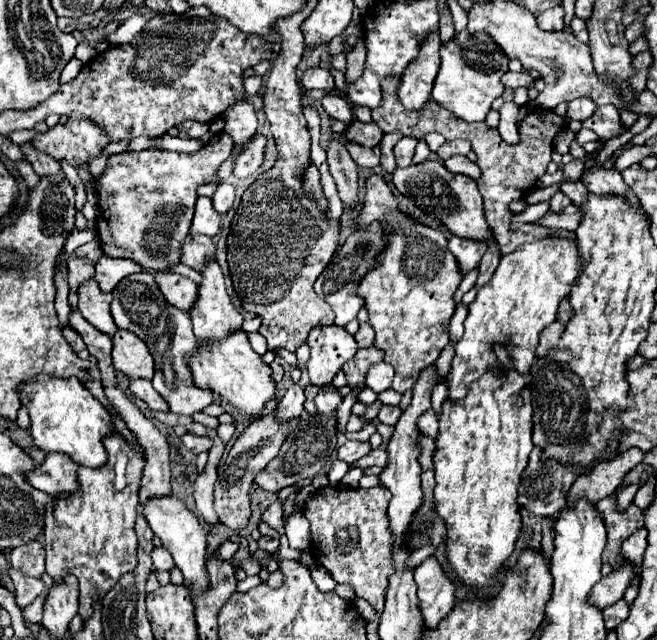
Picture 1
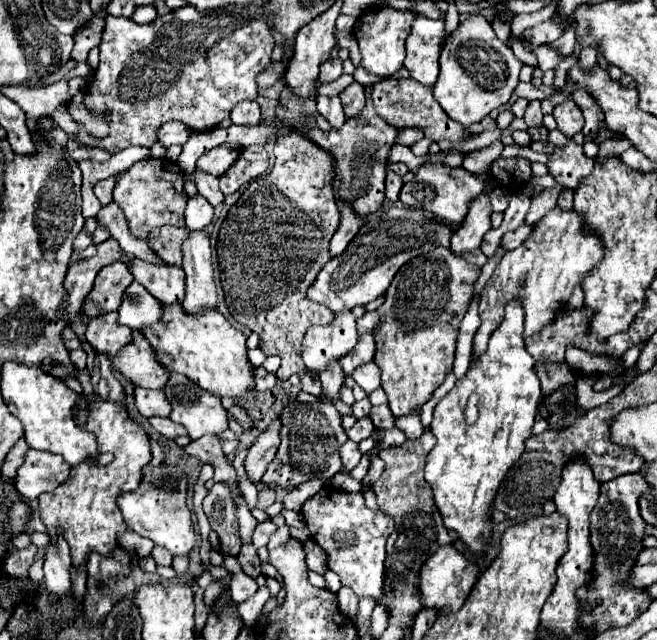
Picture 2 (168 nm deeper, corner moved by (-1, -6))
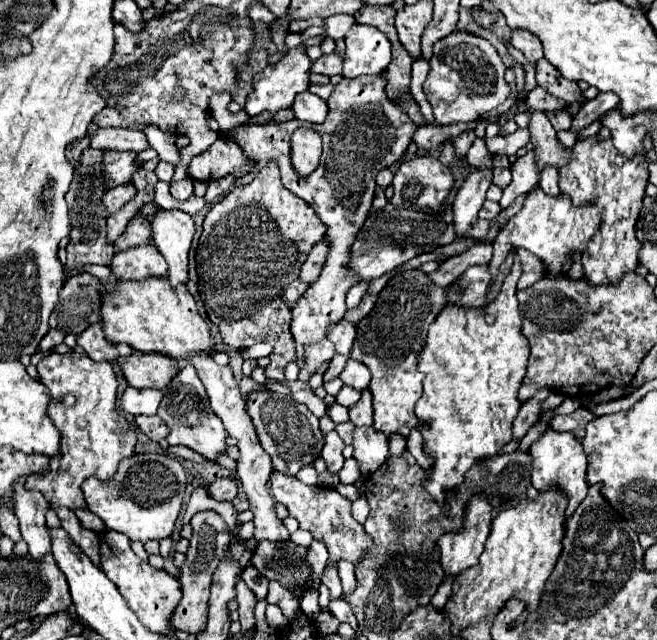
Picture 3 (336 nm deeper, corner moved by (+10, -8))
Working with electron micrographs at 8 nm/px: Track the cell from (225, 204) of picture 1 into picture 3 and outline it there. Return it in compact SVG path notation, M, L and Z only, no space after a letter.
M147 124L143 128L143 134L145 134L149 146L159 154L161 160L167 160L171 164L177 164L179 154L177 154L177 148L175 148L175 138L171 134L161 132L155 124Z

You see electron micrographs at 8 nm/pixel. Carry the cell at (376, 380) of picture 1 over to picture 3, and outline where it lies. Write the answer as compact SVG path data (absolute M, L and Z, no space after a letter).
M349 360L349 362L345 364L345 368L343 368L343 372L339 374L339 378L341 378L347 386L351 386L351 388L355 388L355 390L365 390L365 388L369 386L369 382L371 382L369 369L365 364L361 364L361 362L357 362L357 360Z

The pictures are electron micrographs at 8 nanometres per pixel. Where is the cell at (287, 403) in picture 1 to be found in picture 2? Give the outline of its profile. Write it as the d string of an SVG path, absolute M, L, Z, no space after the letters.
M280 418L272 420L270 426L258 436L258 440L252 444L246 460L244 460L244 466L246 466L246 474L248 478L258 484L266 466L274 460L274 454L278 450L278 444L280 444L280 428L282 428L282 422Z

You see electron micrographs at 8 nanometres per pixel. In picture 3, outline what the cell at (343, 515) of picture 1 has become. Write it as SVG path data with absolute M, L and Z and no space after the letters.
M277 470L271 472L269 486L273 498L287 506L289 514L299 522L299 526L303 530L309 530L315 540L323 540L327 544L331 564L337 564L337 560L349 560L351 564L357 564L357 560L365 556L369 548L369 536L365 536L363 526L351 516L351 502L343 498L335 488L307 486L295 476L287 476L285 472Z

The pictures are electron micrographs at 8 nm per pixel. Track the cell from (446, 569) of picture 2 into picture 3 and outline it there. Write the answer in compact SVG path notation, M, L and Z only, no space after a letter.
M483 492L475 494L465 508L463 528L457 532L447 532L439 538L441 564L447 576L459 574L477 564L489 536L491 510L493 508L487 502L487 496Z

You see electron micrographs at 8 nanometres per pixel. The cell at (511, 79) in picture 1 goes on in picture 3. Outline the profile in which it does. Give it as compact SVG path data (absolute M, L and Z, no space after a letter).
M533 88L527 96L525 108L527 110L541 110L541 112L551 112L551 110L567 110L569 104L565 104L565 100L557 100L555 96L549 96L549 92L545 92L543 88Z

